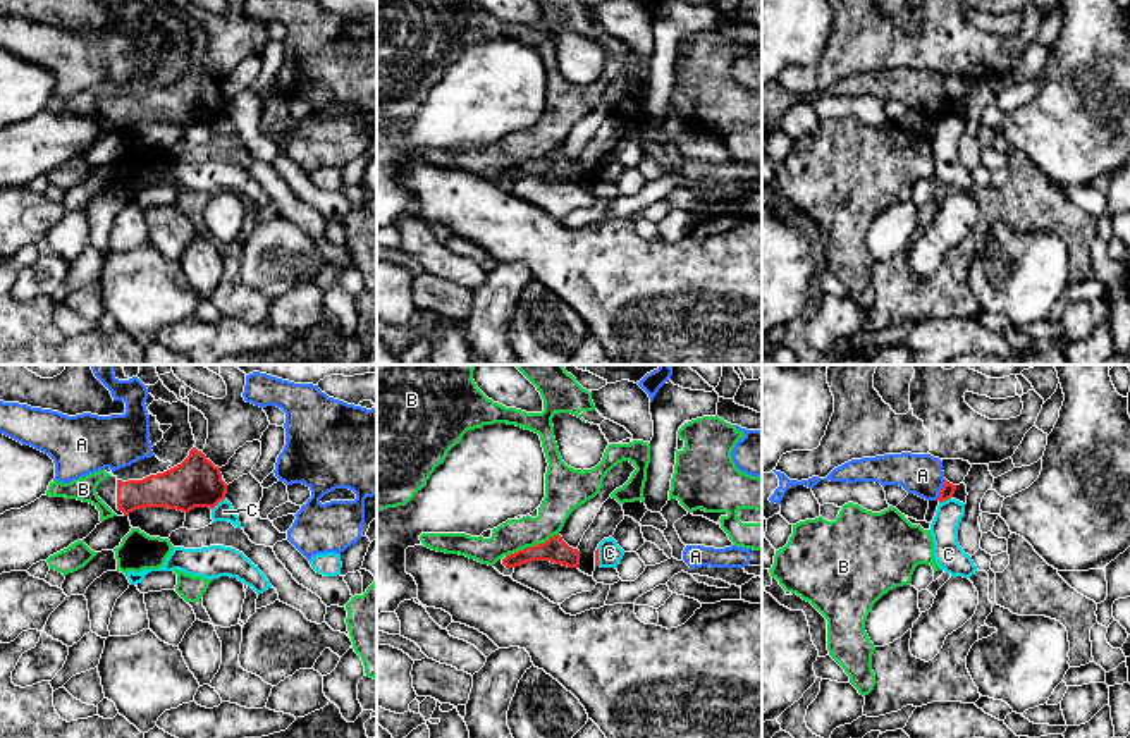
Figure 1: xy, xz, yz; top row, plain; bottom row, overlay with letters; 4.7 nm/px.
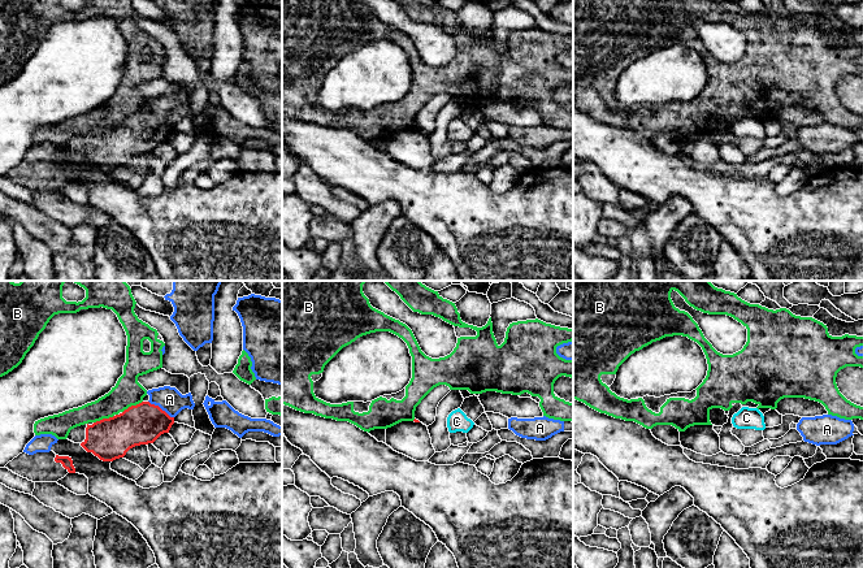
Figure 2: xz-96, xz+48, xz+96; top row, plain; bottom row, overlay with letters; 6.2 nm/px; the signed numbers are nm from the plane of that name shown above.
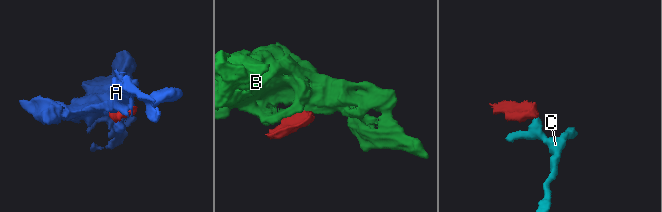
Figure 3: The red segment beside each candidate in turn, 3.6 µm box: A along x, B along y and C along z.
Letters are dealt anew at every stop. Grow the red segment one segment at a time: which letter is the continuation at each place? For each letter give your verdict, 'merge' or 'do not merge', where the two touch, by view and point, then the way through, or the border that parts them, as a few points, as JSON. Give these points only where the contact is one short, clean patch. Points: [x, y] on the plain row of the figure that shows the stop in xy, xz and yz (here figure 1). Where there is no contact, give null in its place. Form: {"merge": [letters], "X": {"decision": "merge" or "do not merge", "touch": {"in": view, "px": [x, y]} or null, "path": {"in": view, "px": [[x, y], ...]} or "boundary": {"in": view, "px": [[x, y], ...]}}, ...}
{"merge": ["A"], "A": {"decision": "merge", "touch": {"in": "yz", "px": [941, 104]}}, "B": {"decision": "do not merge", "touch": {"in": "xz", "px": [534, 160]}, "boundary": {"in": "xz", "px": [[558, 147], [542, 157], [506, 171]]}}, "C": {"decision": "do not merge", "touch": {"in": "xy", "px": [217, 117]}, "boundary": {"in": "xy", "px": [[224, 112], [212, 124]]}}}

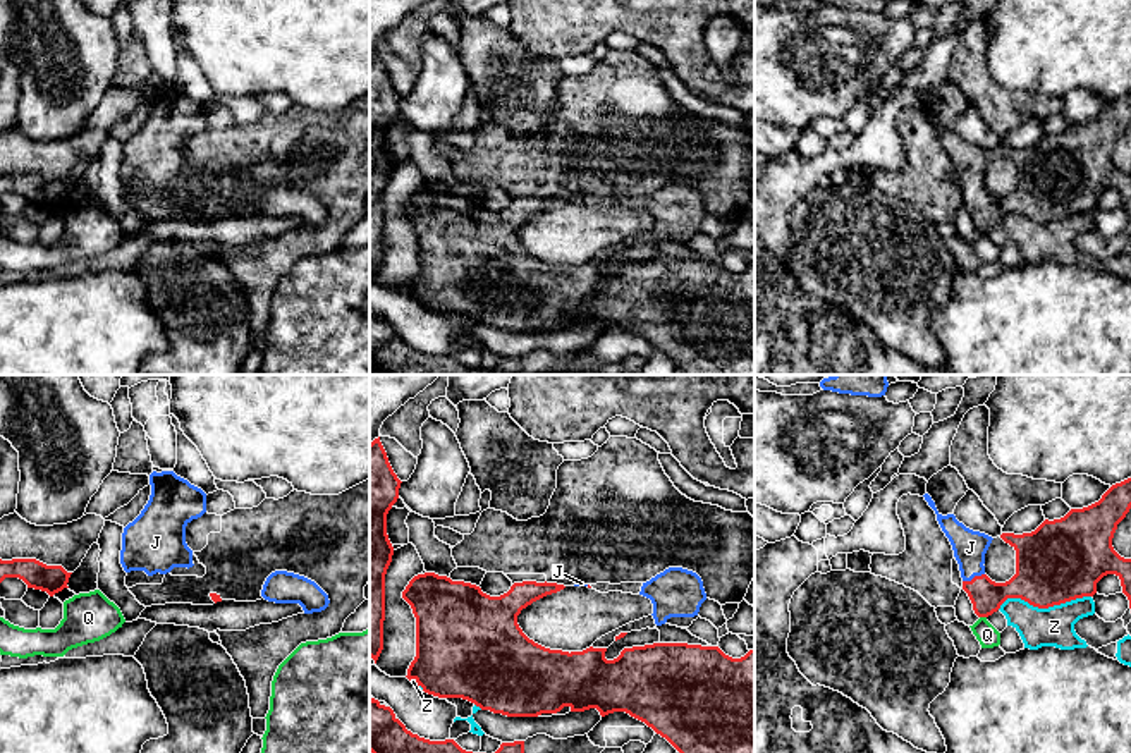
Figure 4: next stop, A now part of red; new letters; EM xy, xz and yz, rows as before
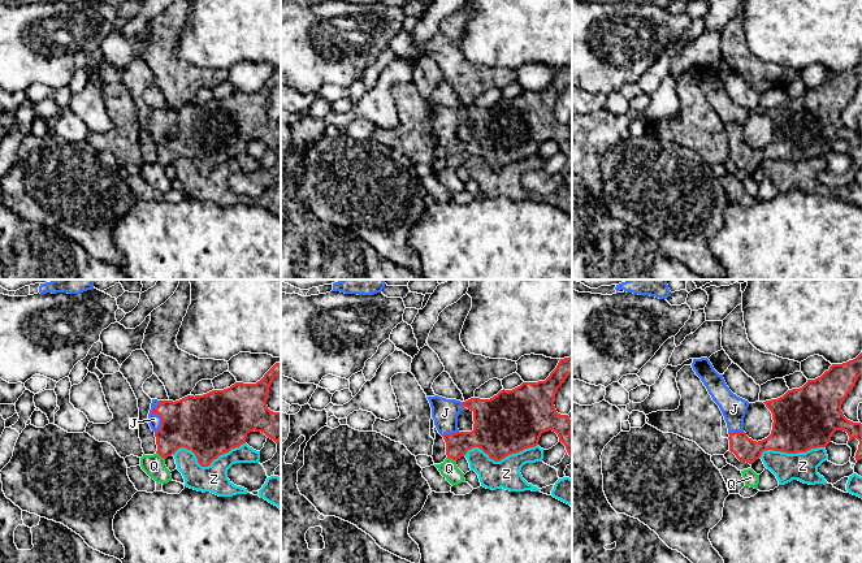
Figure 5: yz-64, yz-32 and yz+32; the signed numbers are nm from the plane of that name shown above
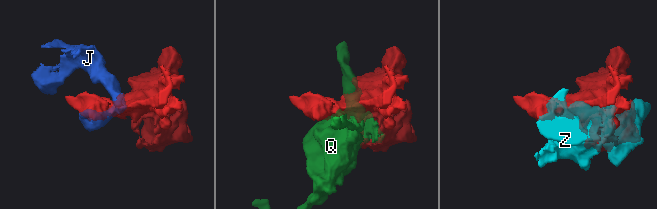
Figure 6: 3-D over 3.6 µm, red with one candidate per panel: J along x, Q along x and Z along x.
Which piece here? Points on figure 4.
{"merge": ["J"], "J": {"decision": "merge", "touch": {"in": "yz", "px": [973, 193]}}, "Q": {"decision": "do not merge", "touch": {"in": "yz", "px": [984, 231]}}, "Z": {"decision": "do not merge", "touch": {"in": "yz", "px": [1044, 222]}}}

